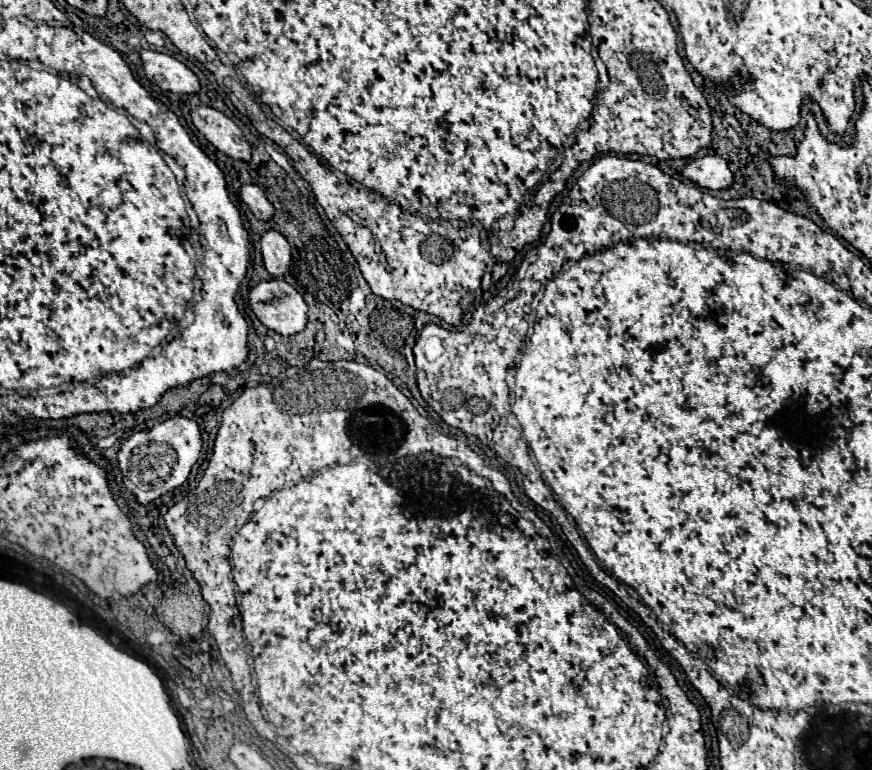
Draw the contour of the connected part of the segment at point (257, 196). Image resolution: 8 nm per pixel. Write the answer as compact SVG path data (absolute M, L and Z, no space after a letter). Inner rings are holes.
M244 184L240 188L240 198L242 198L242 202L248 204L252 214L256 218L260 218L260 220L268 220L274 214L272 204L266 200L264 192L258 186L254 186L254 184Z

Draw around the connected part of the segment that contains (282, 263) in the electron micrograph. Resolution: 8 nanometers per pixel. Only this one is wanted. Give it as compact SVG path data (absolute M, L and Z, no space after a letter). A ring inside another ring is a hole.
M268 230L262 234L262 258L264 258L264 266L266 270L278 278L282 276L288 268L290 268L290 244L286 242L286 238L276 232L276 230Z

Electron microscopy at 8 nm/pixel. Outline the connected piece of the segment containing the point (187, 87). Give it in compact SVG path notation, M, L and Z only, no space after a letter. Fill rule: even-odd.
M142 50L140 58L146 78L158 84L162 90L180 94L192 94L200 90L200 82L194 76L194 72L176 58L156 50Z

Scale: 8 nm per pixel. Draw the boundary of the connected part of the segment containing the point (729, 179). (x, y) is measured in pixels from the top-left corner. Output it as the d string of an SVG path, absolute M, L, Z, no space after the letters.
M704 156L692 160L682 174L708 190L726 190L734 184L734 174L728 168L728 162L720 156Z

